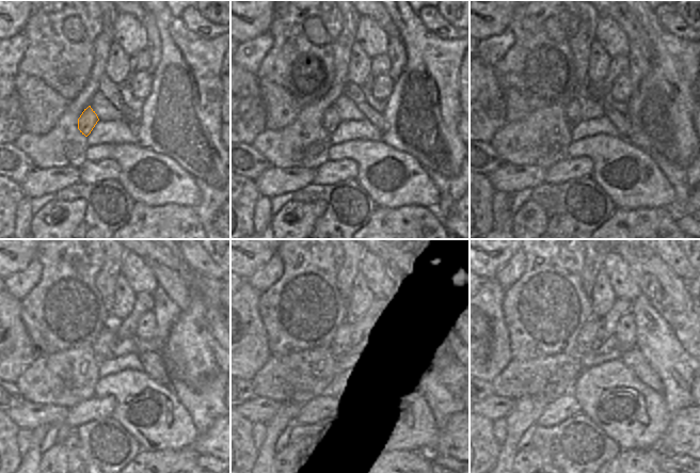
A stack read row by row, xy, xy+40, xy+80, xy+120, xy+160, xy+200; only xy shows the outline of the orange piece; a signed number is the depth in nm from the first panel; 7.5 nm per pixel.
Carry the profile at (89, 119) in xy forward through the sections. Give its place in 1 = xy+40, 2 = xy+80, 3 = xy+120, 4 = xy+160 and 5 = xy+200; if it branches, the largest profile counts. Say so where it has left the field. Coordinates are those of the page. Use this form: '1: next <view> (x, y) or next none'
1: next xy+40 (331, 117)
2: next xy+80 (573, 110)
3: next xy+120 (101, 347)
4: next xy+160 (340, 348)
5: next xy+200 (587, 334)

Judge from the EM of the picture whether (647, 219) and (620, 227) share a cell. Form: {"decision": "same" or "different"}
{"decision": "same"}

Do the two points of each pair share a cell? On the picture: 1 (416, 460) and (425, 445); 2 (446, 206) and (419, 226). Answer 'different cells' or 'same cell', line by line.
1: different cells
2: different cells

